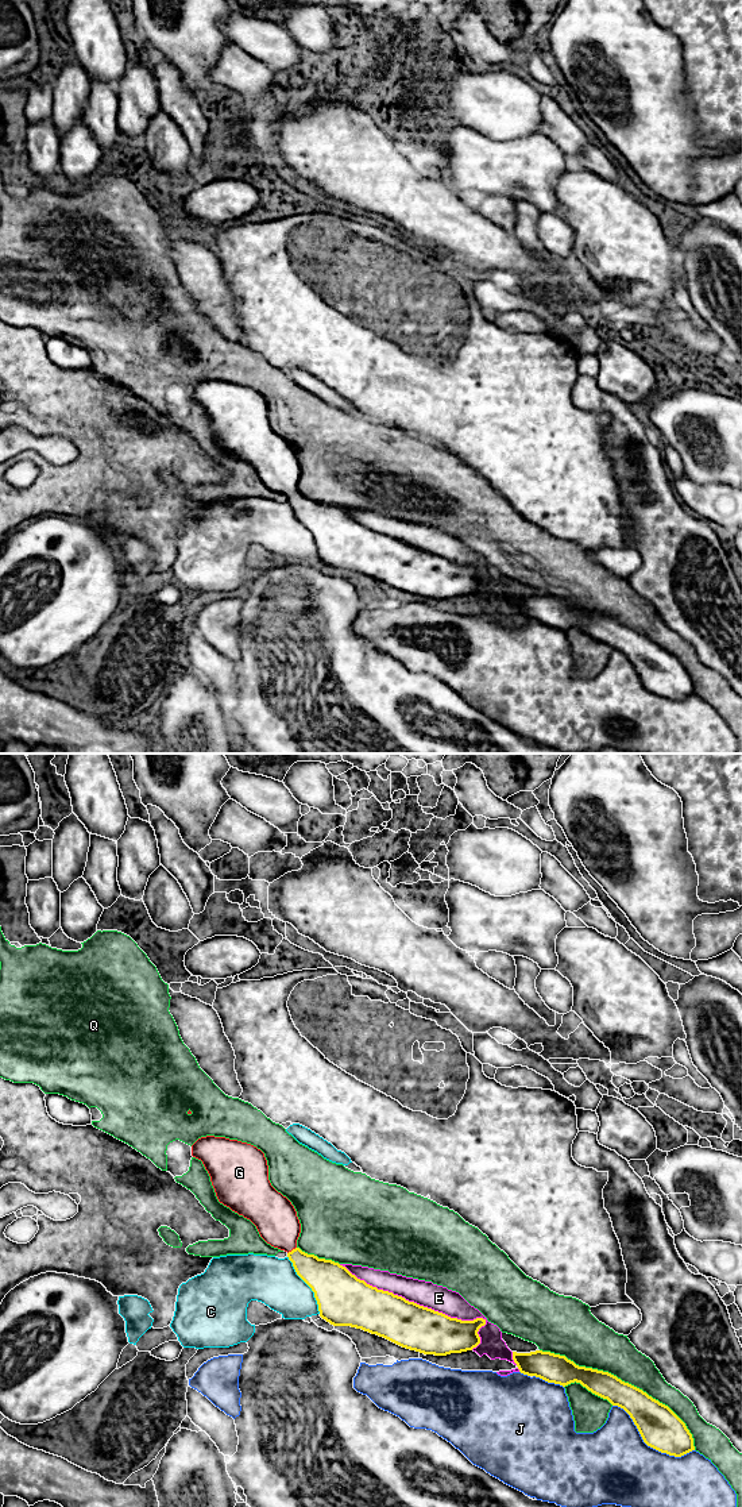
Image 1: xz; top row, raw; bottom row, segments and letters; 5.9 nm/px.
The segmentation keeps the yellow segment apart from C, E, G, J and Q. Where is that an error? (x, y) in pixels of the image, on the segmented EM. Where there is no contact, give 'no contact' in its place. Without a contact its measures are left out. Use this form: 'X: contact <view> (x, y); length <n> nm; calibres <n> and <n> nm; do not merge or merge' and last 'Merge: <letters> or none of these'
C: contact xz (306, 1283); length 400 nm; calibres 320 and 280 nm; do not merge
E: contact xz (422, 1306); length 950 nm; calibres 280 and 150 nm; do not merge
G: contact xz (293, 1249); length 70 nm; calibres 200 and 260 nm; merge
J: contact xz (648, 1445); length 550 nm; calibres 240 and 460 nm; do not merge
Q: contact xz (623, 1382); length 1100 nm; calibres 200 and 260 nm; do not merge
Merge: G

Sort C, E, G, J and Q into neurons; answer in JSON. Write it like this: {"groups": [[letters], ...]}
{"groups": [["C"], ["E"], ["G"], ["J"], ["Q"]]}

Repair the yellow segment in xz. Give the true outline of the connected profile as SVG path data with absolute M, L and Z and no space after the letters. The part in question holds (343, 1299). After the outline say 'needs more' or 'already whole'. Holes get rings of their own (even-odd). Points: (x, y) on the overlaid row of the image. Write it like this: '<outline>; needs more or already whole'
M206 1136L192 1145L192 1156L202 1161L219 1202L250 1219L267 1244L287 1253L297 1275L314 1292L320 1317L331 1325L362 1329L424 1354L461 1353L480 1344L478 1331L486 1325L486 1319L451 1318L393 1292L378 1290L358 1279L339 1263L302 1252L297 1246L301 1233L297 1211L291 1202L271 1186L267 1160L256 1146L225 1137Z; needs more

